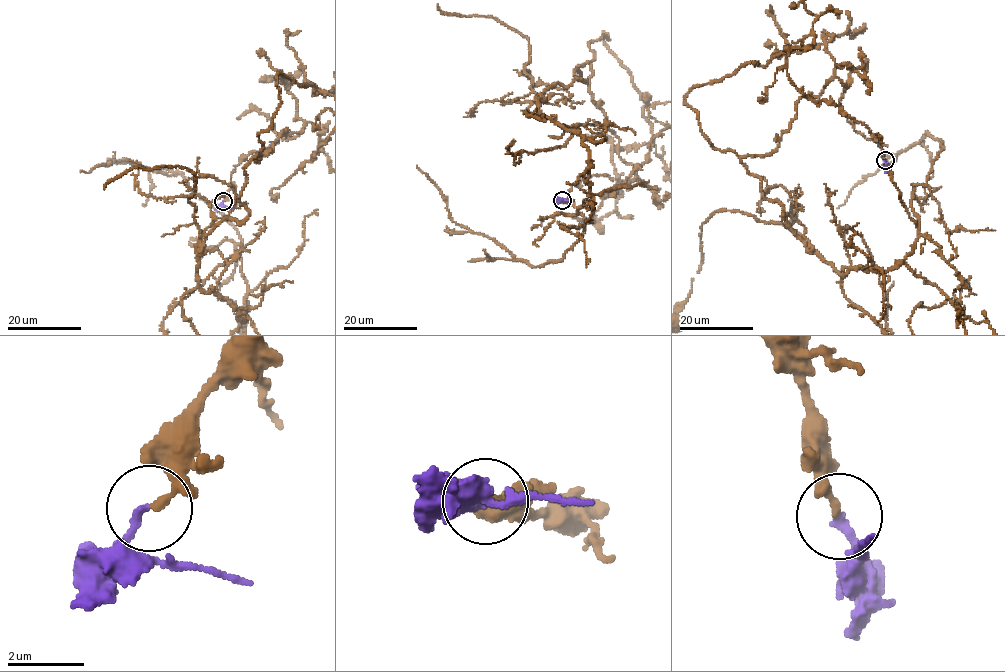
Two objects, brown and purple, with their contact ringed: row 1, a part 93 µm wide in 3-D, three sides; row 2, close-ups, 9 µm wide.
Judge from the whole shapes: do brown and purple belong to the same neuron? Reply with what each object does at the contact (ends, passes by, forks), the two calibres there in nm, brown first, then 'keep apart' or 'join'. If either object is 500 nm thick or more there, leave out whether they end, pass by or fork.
brown ends | purple ends | 190/240 nm | keep apart

